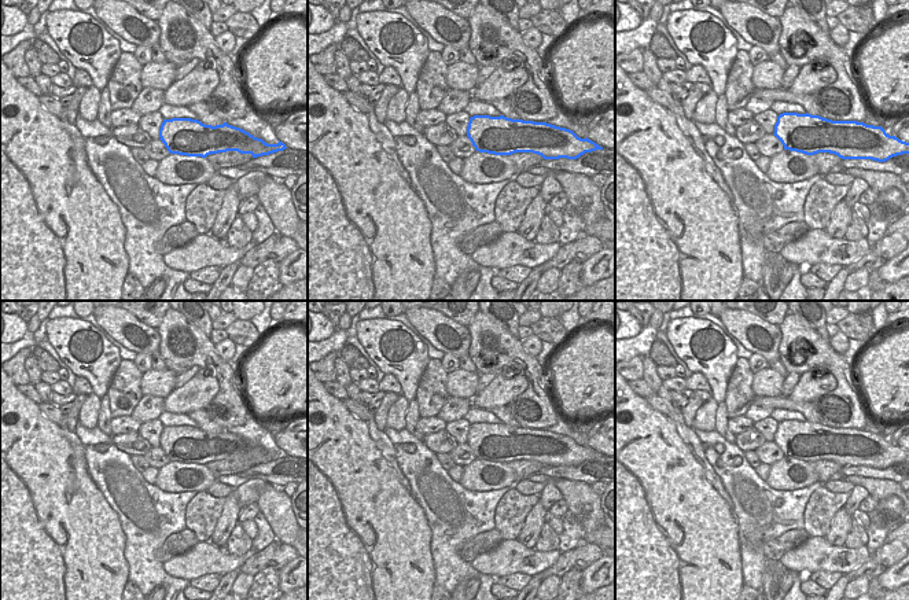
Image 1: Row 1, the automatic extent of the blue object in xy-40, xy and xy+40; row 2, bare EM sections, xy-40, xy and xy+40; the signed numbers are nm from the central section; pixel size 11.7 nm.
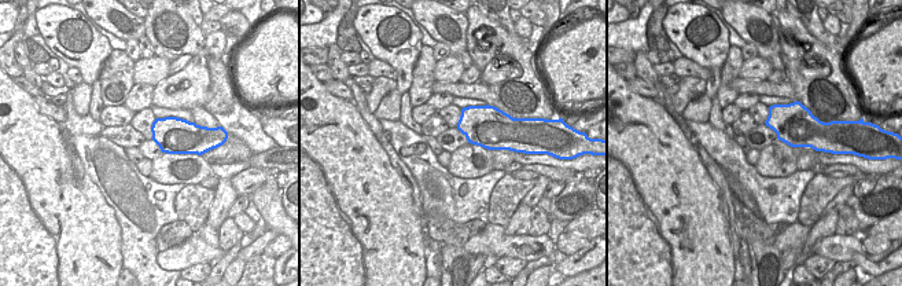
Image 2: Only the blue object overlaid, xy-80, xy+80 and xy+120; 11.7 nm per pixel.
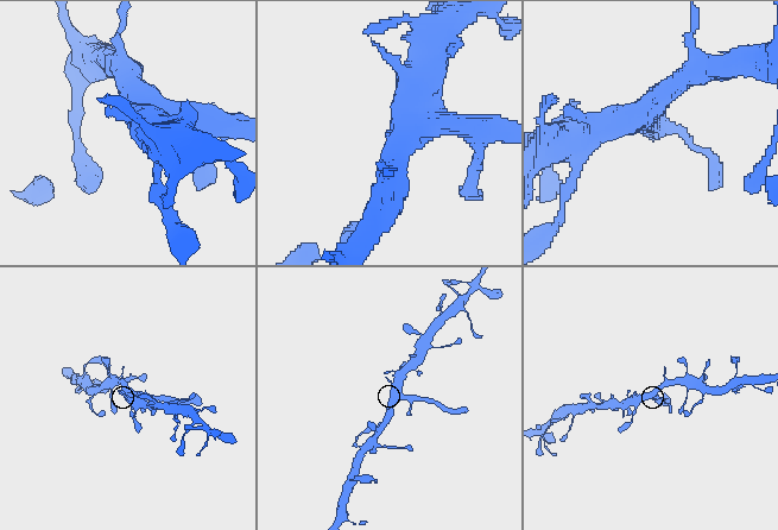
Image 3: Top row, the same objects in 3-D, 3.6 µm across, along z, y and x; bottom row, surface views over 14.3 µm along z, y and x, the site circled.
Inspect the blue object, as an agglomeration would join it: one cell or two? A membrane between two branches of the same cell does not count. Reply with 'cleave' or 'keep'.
cleave

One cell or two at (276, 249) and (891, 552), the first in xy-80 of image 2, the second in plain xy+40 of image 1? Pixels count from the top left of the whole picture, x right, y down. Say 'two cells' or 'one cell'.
one cell

